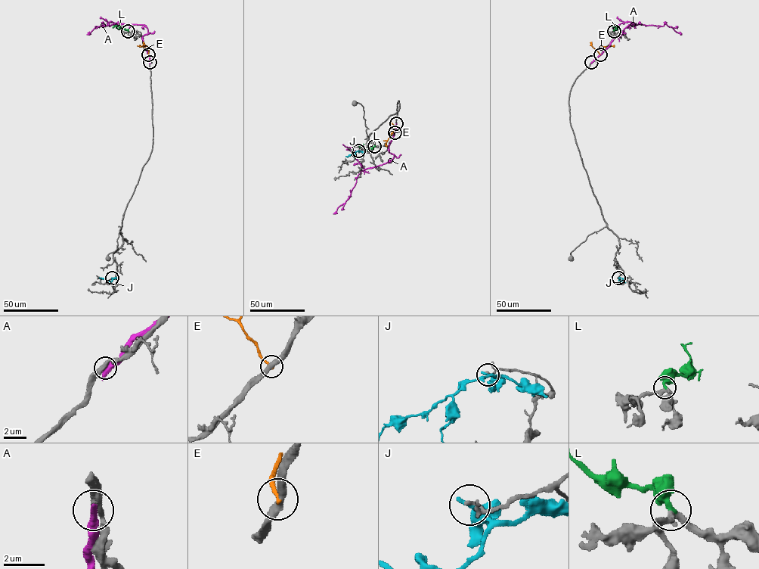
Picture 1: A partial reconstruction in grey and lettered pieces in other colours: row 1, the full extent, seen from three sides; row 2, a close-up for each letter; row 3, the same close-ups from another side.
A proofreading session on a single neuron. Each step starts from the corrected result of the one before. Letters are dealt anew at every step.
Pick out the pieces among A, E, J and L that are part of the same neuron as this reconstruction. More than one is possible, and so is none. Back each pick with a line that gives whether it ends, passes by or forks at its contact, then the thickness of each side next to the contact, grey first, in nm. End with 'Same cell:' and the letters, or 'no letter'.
L: it ends | 280/400 nm
Same cell: L

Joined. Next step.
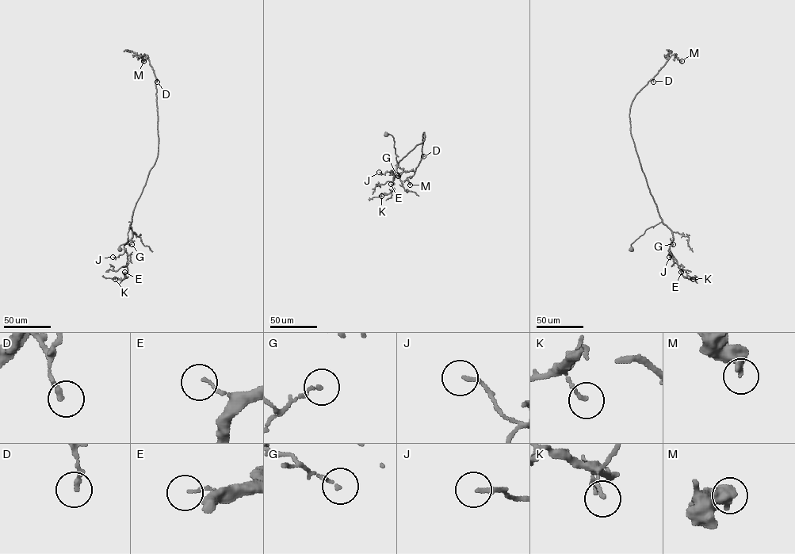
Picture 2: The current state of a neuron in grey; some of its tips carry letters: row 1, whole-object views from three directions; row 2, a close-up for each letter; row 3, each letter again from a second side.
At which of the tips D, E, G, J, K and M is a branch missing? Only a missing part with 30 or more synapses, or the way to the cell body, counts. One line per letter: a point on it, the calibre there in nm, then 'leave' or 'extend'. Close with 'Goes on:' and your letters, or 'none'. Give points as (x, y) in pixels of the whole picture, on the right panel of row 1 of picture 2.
D: (653, 82) | 190 nm | leave
E: (681, 272) | 110 nm | leave
G: (673, 244) | 120 nm | leave
J: (669, 257) | 150 nm | leave
K: (693, 279) | 130 nm | leave
M: (682, 61) | 500 nm | leave
Goes on: none

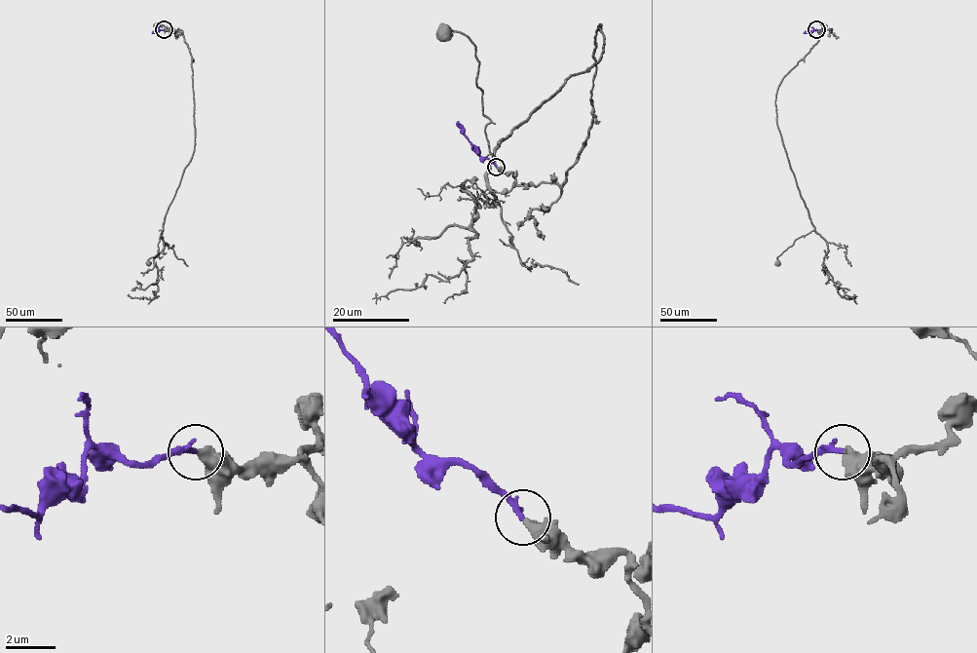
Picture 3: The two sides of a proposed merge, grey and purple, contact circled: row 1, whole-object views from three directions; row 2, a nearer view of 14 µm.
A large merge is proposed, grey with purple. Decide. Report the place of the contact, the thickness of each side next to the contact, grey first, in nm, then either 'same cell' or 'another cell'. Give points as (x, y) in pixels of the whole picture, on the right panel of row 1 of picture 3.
place (816, 29); calibres 440 and 260 nm; same cell

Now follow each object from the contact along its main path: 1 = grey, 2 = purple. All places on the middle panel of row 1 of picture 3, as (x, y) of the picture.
1: (496, 167), (517, 184), (563, 183), (592, 118), (602, 32), (600, 57), (495, 157), (475, 47), (443, 32)
2: (496, 166), (478, 155), (458, 121)

